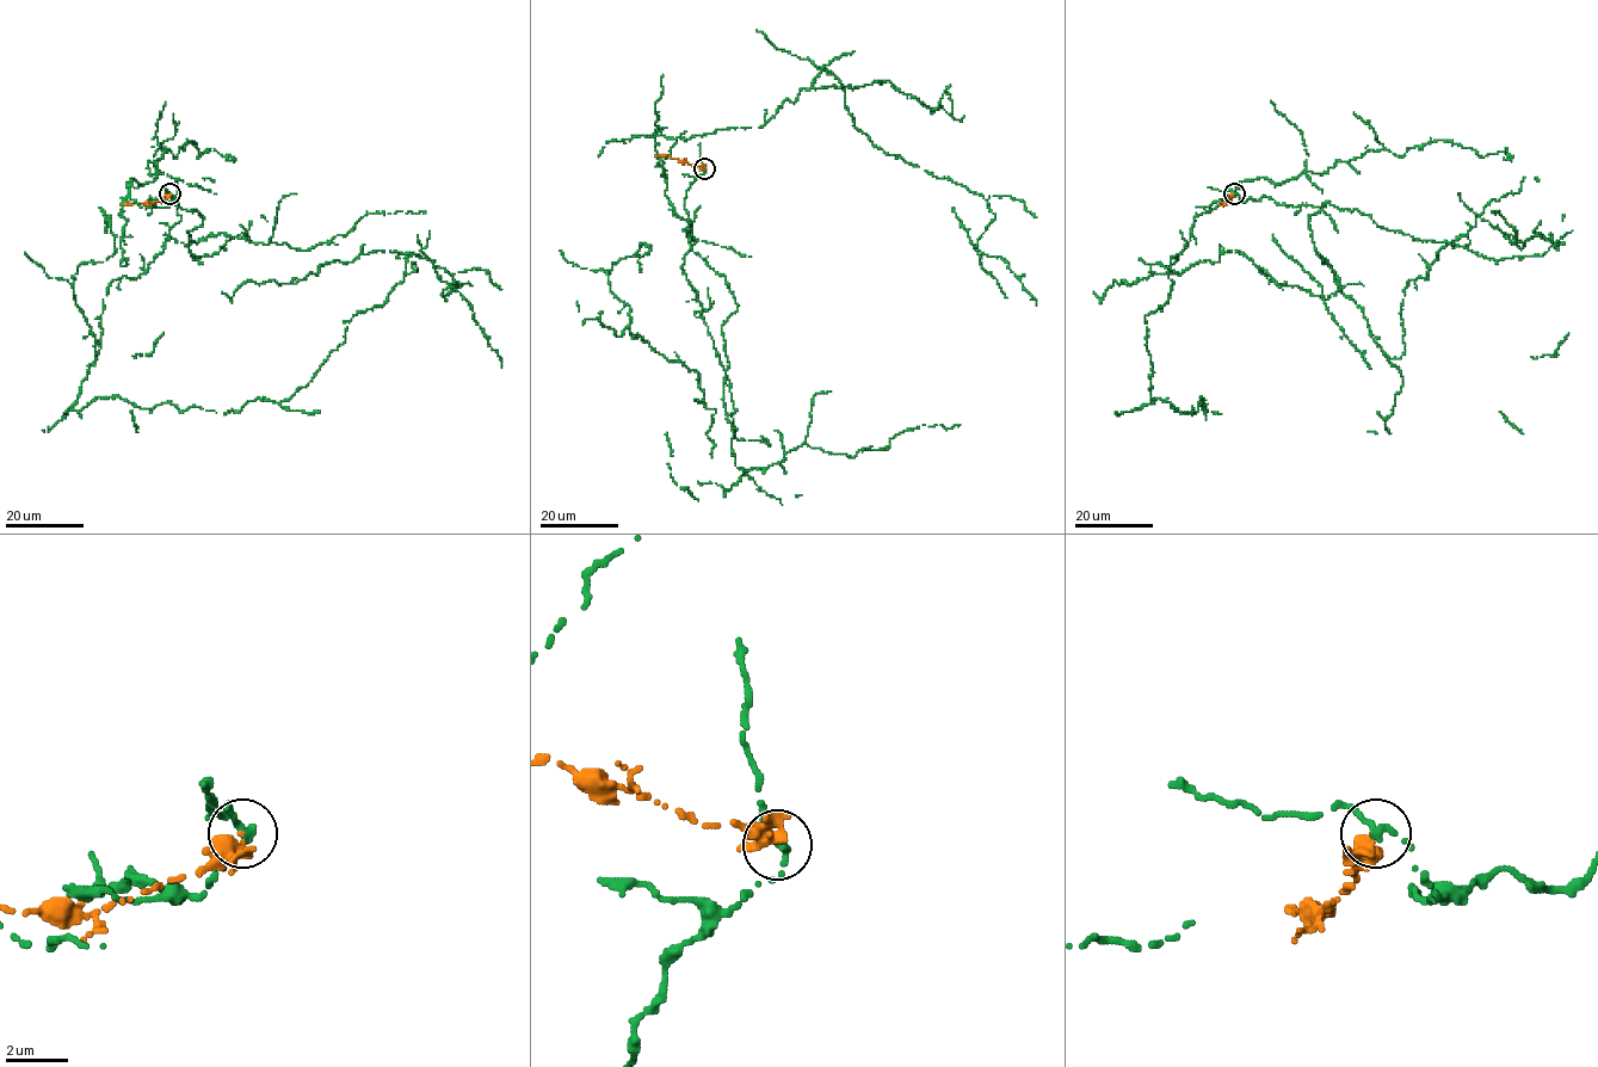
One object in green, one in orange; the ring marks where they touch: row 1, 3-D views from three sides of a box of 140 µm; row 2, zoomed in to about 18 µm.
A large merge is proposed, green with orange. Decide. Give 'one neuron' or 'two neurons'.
two neurons

